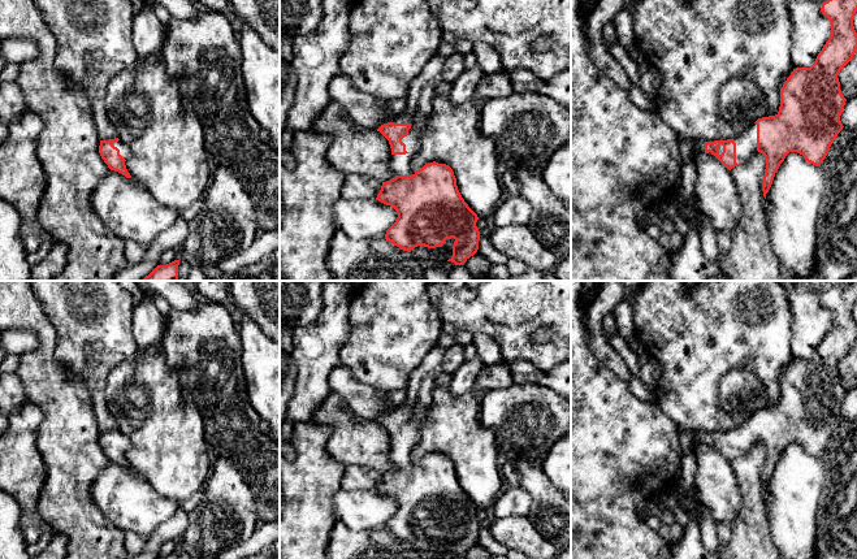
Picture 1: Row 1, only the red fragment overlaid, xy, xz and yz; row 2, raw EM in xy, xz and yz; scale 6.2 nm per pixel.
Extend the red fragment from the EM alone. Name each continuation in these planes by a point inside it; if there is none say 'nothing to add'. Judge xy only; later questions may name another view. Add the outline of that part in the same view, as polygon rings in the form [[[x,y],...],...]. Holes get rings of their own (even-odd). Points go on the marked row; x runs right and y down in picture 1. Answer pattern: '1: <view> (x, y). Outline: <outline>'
1: xy (124, 151). Outline: [[[121,140],[114,142],[113,146],[120,150],[120,155],[122,156],[122,159],[126,160],[130,156],[129,148]]]

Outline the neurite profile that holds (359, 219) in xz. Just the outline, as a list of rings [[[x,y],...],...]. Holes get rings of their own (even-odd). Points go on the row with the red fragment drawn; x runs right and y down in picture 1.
[[[343,199],[333,205],[336,228],[355,242],[367,239],[385,239],[386,230],[397,221],[397,211],[377,199]]]

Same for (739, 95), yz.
[[[745,77],[731,78],[719,92],[720,117],[727,122],[739,122],[762,99],[762,91]]]

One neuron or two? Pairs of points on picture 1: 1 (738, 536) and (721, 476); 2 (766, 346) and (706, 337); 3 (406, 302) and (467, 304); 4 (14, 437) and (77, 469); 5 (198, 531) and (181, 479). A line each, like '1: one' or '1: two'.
1: two
2: one
3: two
4: two
5: two

